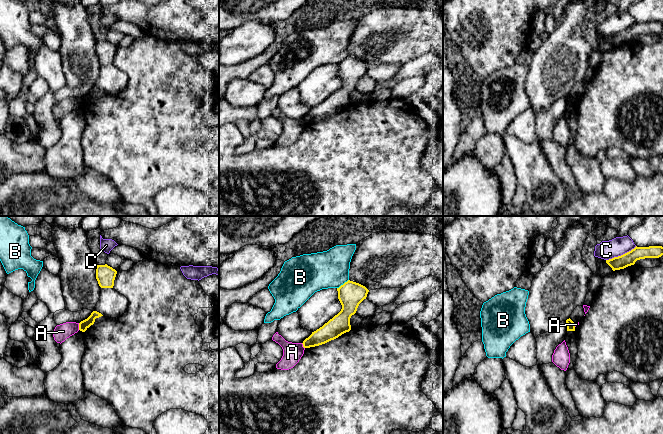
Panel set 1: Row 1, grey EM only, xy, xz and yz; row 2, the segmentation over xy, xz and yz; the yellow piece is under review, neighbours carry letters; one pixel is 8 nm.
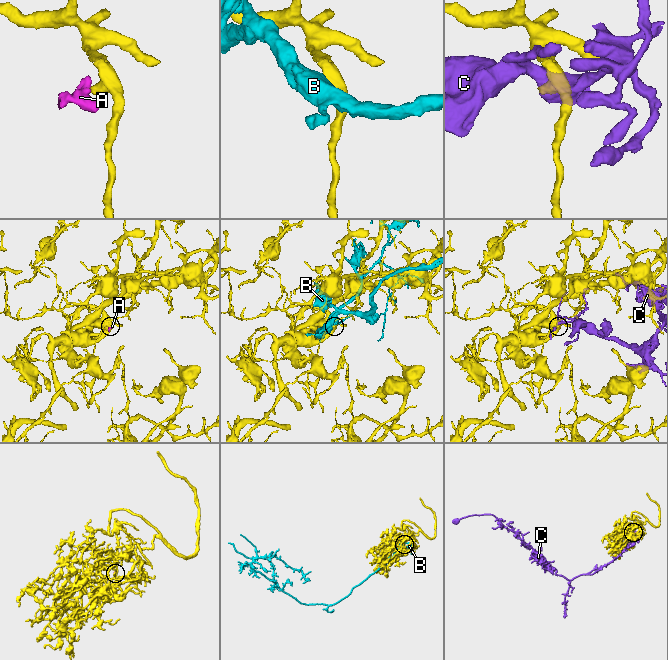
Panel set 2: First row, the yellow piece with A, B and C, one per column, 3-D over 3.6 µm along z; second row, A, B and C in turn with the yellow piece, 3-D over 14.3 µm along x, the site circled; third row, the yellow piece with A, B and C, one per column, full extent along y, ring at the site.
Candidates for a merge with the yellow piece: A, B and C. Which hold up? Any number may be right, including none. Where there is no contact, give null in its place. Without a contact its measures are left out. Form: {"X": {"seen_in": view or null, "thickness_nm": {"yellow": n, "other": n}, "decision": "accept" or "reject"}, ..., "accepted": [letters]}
{"A": {"seen_in": "xy", "thickness_nm": {"yellow": 80, "other": 130}, "decision": "reject"}, "B": {"seen_in": "xz", "thickness_nm": {"yellow": 200, "other": 300}, "decision": "reject"}, "C": {"seen_in": "yz", "thickness_nm": {"yellow": 110, "other": 150}, "decision": "reject"}, "accepted": []}

